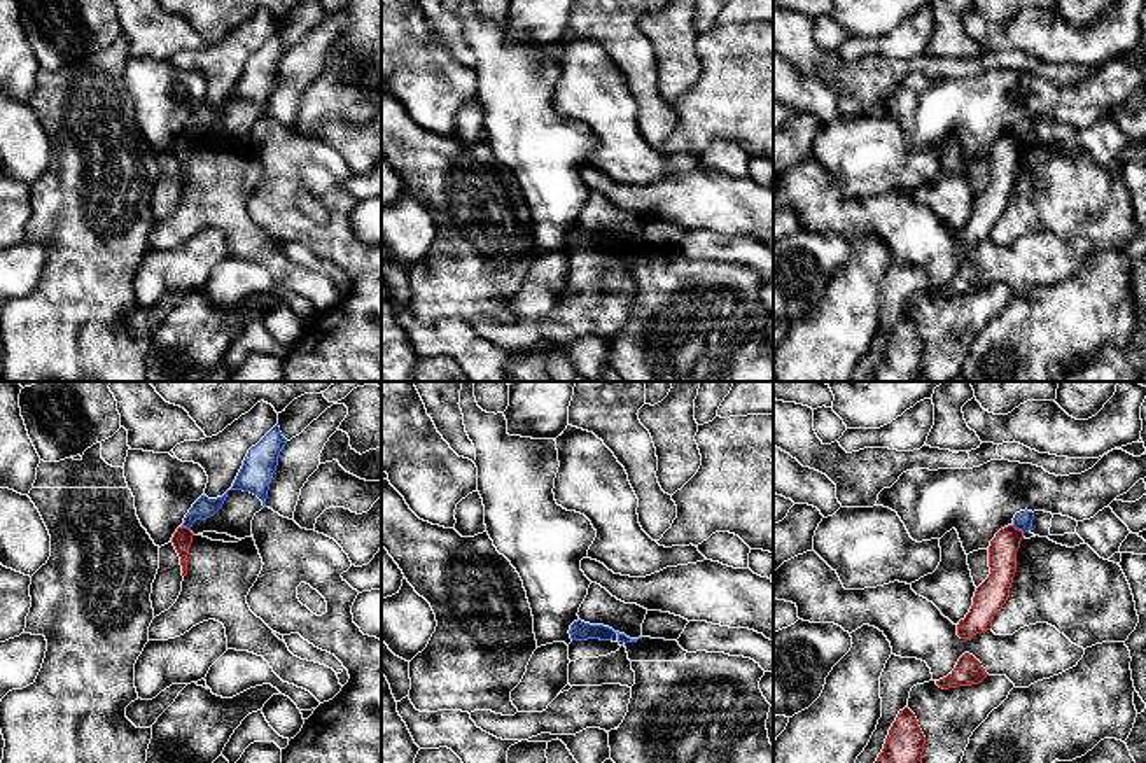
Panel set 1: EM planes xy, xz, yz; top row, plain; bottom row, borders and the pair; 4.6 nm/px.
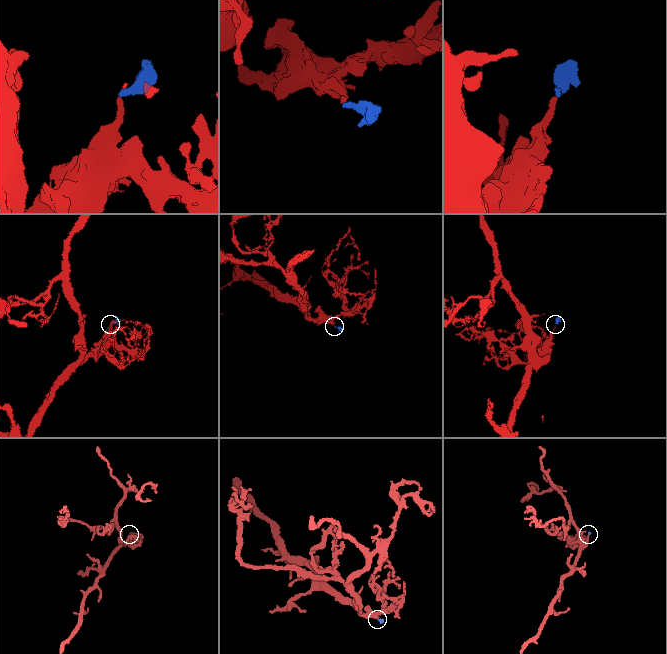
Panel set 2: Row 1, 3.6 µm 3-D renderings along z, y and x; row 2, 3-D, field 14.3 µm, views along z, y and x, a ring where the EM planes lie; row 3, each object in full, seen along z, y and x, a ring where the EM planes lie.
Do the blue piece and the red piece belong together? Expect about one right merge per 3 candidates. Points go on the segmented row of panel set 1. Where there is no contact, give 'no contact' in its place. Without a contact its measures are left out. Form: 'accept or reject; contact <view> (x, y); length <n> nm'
reject; contact yz (1019, 529); length 70 nm

